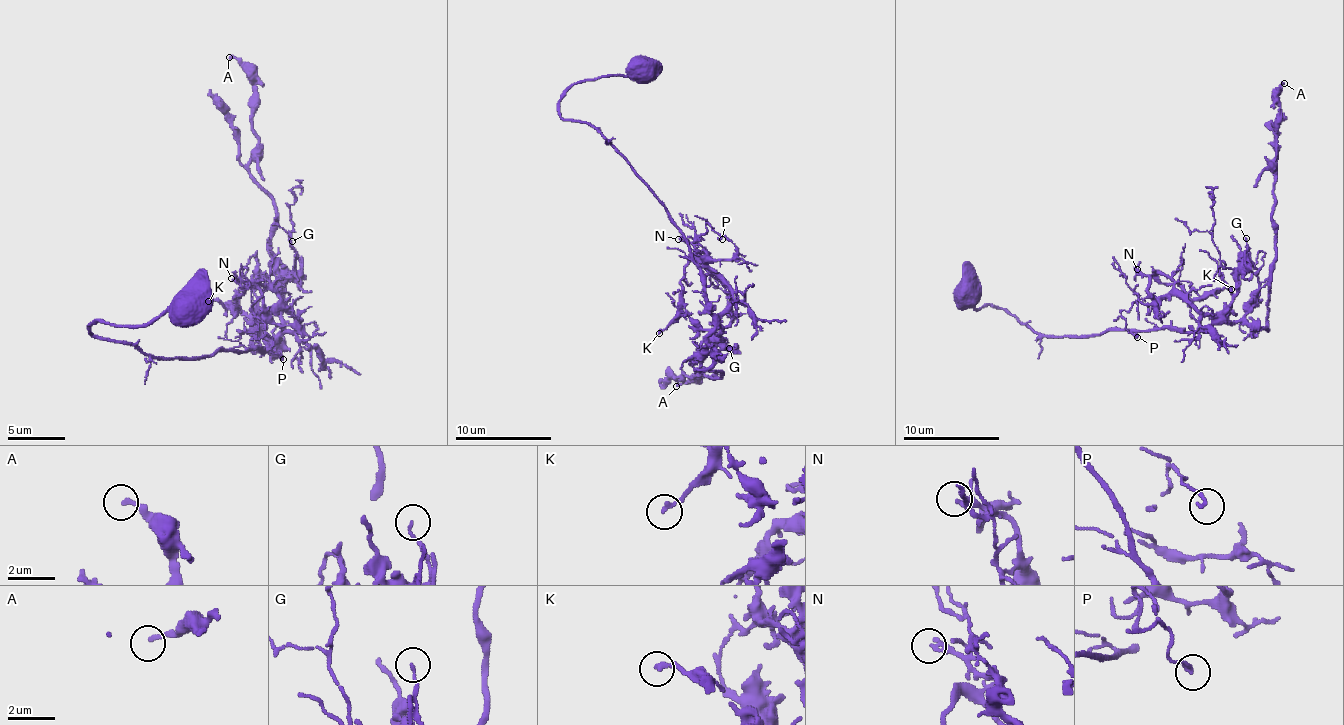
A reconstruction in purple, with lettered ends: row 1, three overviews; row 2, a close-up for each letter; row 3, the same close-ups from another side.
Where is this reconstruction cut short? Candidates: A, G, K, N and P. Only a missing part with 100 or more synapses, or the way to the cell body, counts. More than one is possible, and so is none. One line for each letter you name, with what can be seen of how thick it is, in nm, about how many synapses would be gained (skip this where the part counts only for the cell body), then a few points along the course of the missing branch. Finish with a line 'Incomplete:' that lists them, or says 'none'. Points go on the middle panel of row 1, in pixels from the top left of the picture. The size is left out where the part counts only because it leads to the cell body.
Incomplete: none

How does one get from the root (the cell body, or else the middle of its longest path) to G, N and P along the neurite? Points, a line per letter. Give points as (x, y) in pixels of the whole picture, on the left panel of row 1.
G: (191, 304), (91, 333), (165, 359), (260, 353), (300, 270), (292, 241)
N: (191, 304), (145, 324), (93, 321), (91, 333), (165, 359), (260, 353), (295, 316), (266, 287), (231, 278)
P: (191, 304), (91, 333), (165, 359), (260, 353), (295, 327), (283, 310), (254, 316), (283, 359)

